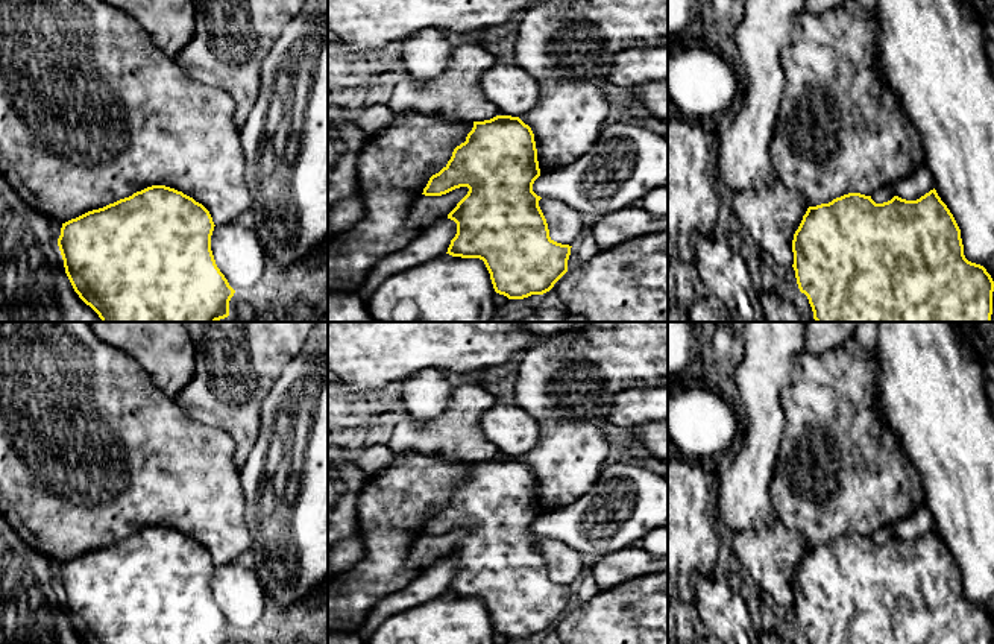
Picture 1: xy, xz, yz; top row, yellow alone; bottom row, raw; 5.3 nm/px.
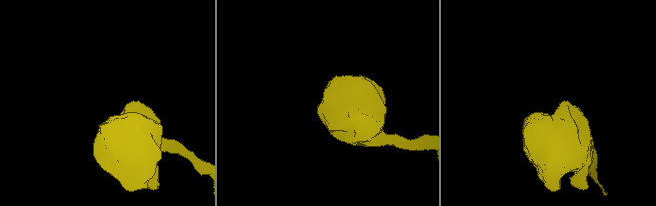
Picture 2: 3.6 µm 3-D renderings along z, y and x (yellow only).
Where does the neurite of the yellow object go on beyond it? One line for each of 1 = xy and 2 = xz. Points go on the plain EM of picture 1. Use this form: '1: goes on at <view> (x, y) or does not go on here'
1: does not go on here
2: does not go on here

